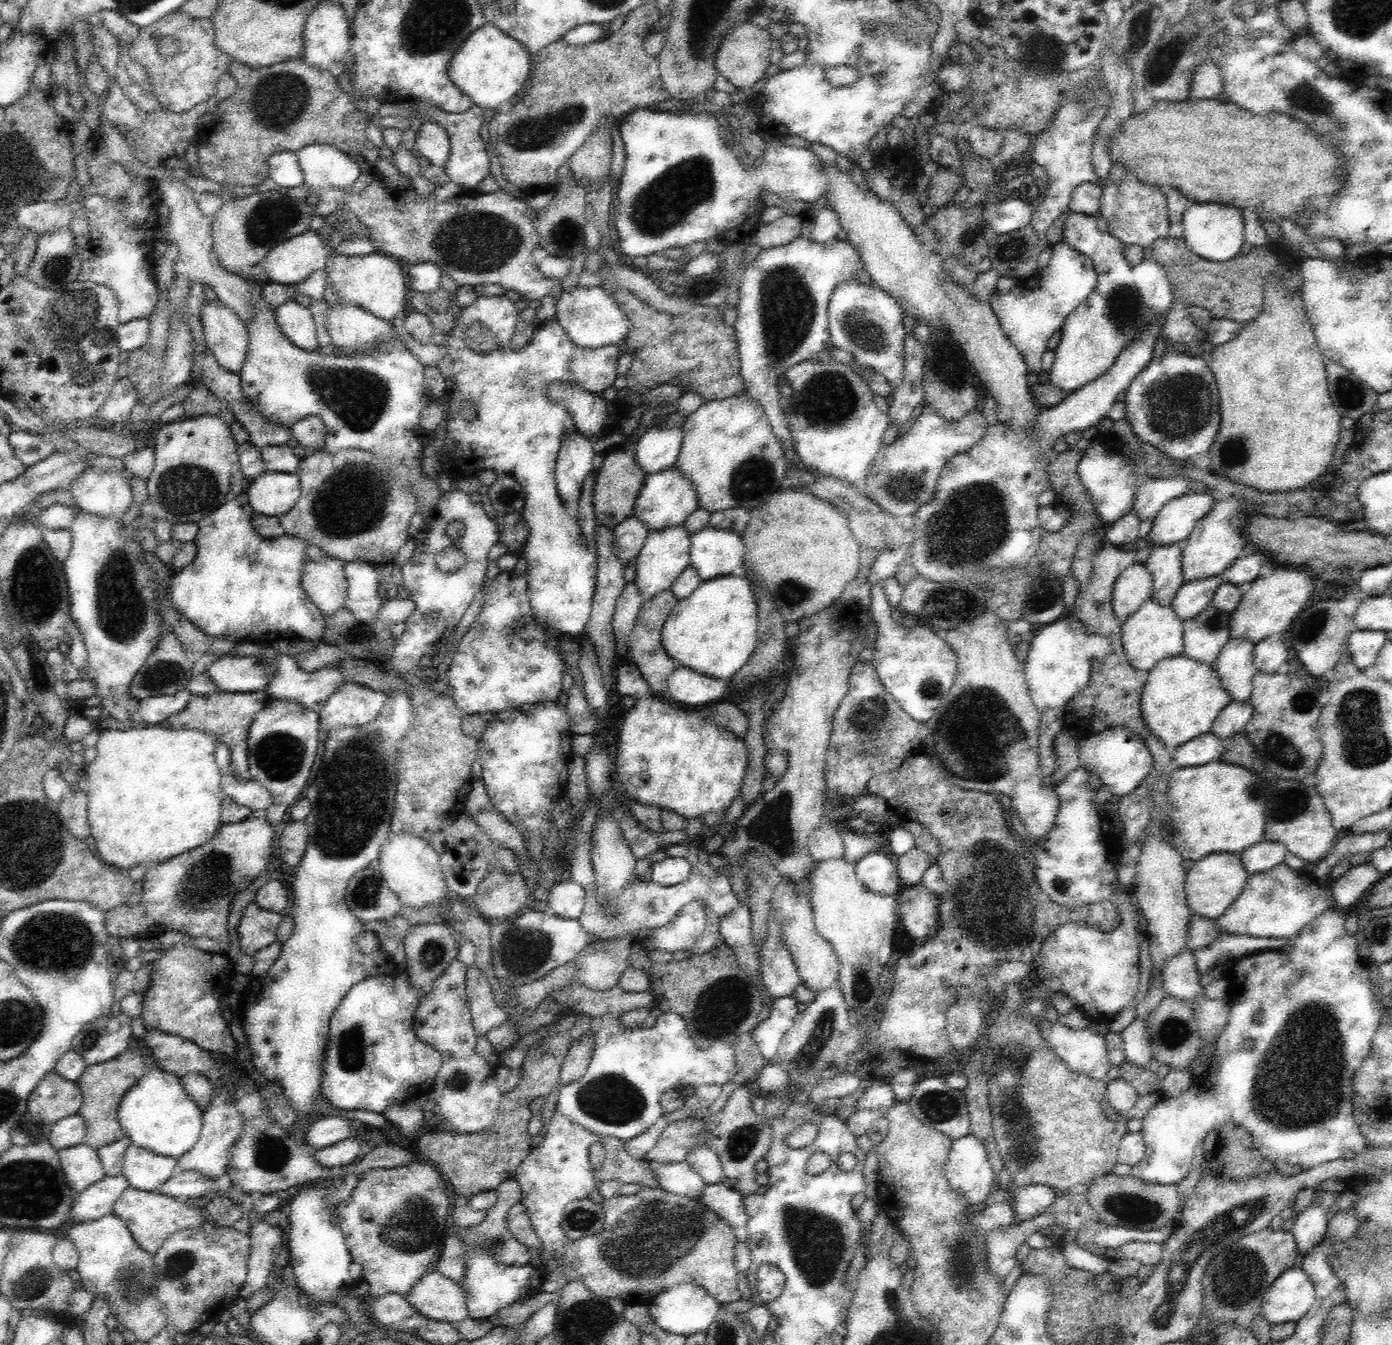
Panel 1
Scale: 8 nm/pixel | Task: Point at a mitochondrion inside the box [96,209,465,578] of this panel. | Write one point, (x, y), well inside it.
(348, 502)

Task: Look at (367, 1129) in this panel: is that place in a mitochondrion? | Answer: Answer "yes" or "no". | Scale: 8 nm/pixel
no

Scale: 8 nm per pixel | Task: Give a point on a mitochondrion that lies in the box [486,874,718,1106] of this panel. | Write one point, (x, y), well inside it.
(520, 952)

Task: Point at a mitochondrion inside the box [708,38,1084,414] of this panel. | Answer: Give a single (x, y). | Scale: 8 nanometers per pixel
(787, 308)

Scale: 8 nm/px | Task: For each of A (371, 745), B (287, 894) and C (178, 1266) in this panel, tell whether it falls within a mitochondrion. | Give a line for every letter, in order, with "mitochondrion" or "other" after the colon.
A: mitochondrion
B: other
C: mitochondrion

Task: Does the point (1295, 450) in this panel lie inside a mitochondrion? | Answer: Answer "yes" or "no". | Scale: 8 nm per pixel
no

